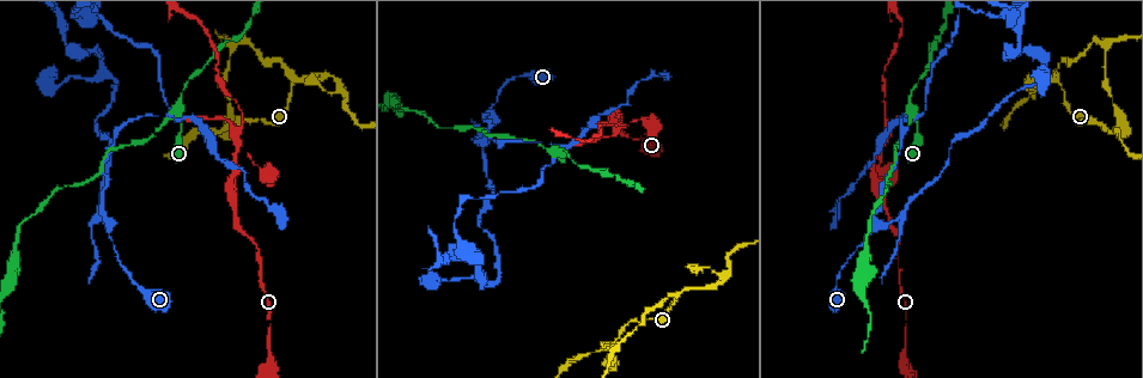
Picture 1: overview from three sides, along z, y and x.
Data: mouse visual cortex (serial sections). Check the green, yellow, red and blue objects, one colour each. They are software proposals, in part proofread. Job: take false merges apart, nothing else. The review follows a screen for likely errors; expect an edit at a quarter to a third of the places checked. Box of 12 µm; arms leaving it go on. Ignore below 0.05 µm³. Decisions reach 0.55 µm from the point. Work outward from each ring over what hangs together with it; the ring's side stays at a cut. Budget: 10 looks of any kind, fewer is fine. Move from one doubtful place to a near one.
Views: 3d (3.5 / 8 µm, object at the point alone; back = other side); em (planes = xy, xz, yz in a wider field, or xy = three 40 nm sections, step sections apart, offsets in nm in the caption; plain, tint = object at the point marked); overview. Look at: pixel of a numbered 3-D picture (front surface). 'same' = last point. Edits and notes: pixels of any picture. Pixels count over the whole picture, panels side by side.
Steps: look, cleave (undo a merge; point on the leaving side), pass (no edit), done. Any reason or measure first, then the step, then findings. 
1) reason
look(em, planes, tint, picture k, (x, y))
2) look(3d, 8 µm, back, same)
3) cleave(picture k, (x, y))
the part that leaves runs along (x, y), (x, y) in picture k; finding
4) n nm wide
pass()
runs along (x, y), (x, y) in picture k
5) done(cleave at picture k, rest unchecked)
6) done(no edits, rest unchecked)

narrows sharply
look(3d, 3.5 µm, picture 1, (620, 119))

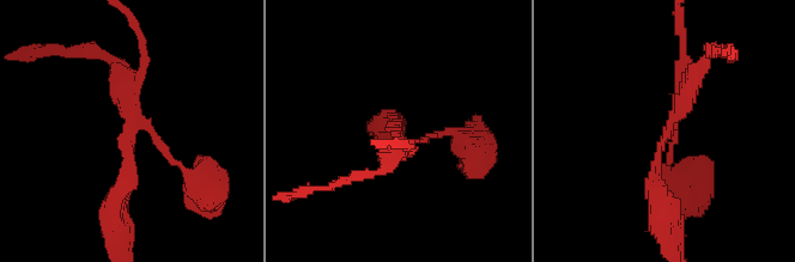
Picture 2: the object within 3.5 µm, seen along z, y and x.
look(em, xy, step 2, tint, picture 2, (397, 133))

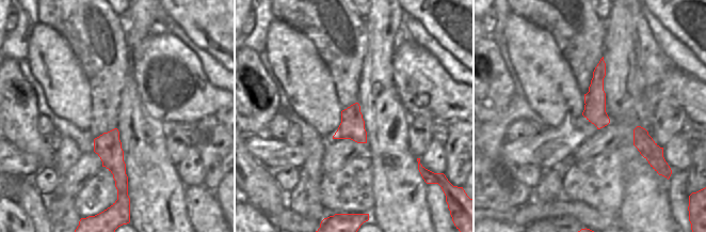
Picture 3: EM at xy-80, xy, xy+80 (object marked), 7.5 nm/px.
cleave(picture 2, (102, 55))
a second cell is stuck on

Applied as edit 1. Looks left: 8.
a fork
look(3d, 8 µm, picture 1, (875, 224))

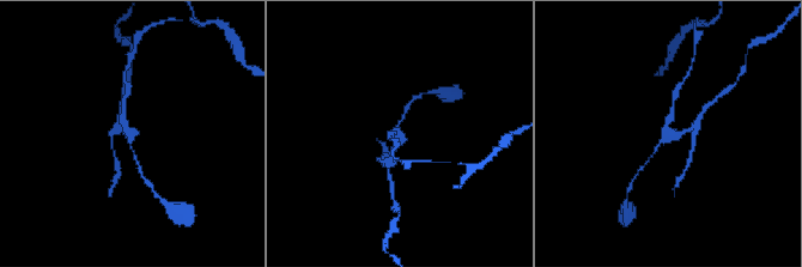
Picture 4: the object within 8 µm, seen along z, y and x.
zoom in
look(3d, 3.5 µm, picture 4, (671, 135))

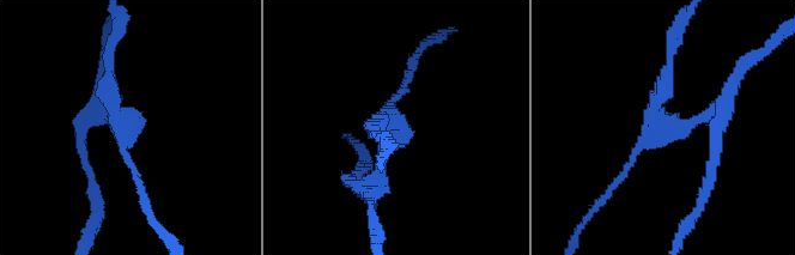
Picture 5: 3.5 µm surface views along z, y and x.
look(em, xy, step 2, tint, picture 5, (659, 124))

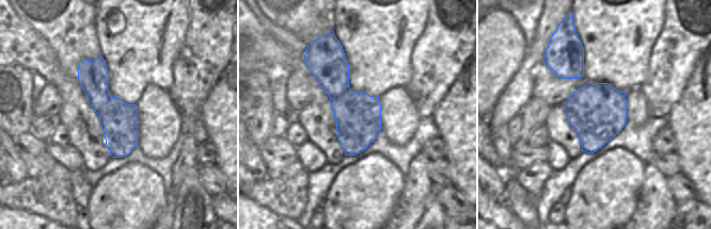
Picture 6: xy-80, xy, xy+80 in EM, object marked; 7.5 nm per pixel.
cleave(picture 5, (702, 116))
the part that leaves runs along (645, 143), (660, 125), (718, 110), (734, 84) in picture 5; a second cell is stuck on

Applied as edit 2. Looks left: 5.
look(overview)

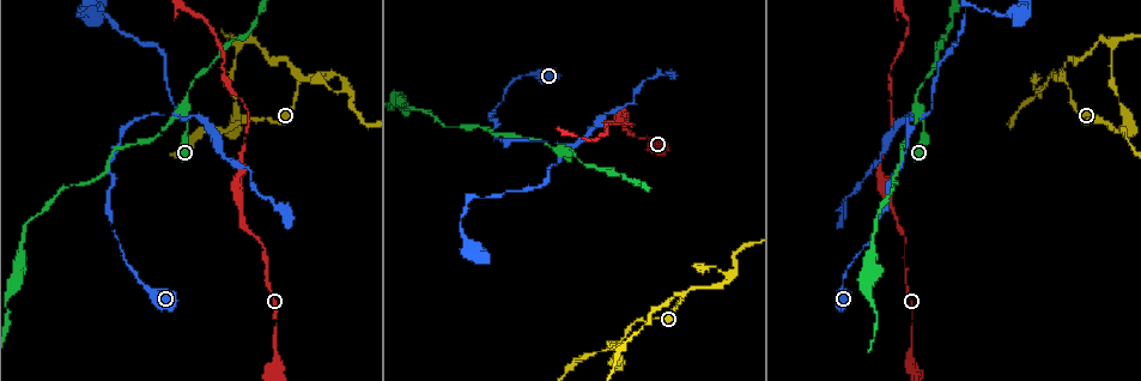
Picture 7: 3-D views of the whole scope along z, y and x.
look(3d, 3.5 µm, picture 7, (1059, 77))

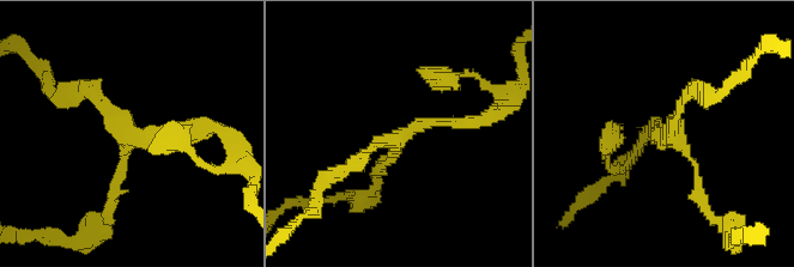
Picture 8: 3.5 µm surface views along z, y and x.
need the tissue
look(em, xy, step 1, tint, picture 8, (126, 138))

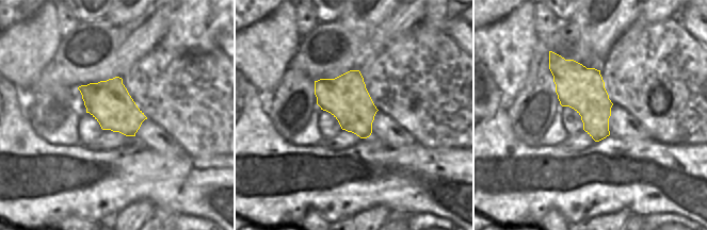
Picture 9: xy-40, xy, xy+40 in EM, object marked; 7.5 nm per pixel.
pass()
runs along (111, 205), (127, 127), (79, 95) in picture 8; all the same cell

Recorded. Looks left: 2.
two arms in line, one across
look(em, xy, step 3, tint, picture 7, (1110, 44))

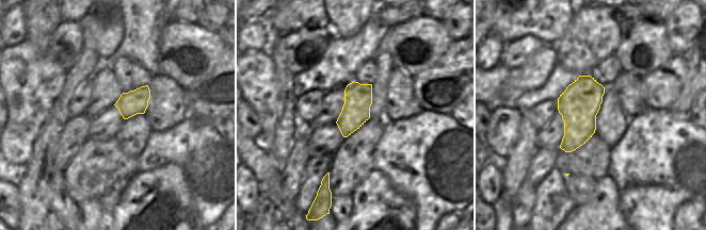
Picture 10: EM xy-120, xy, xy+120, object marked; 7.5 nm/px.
look(3d, 3.5 µm, same)

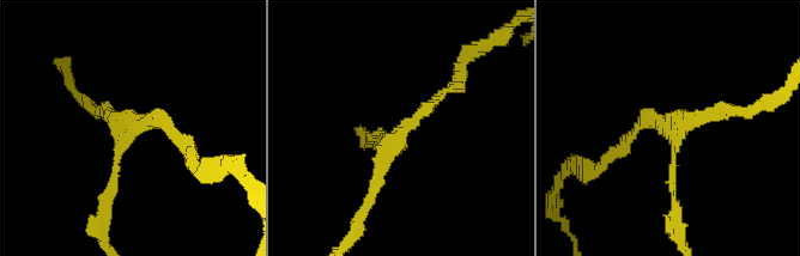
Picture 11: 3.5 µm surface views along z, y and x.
pass()
runs along (458, 81), (395, 138), (380, 134) in picture 11; all the same cell

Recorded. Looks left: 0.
done(cleave at picture 2, cleave at picture 5, rest unchecked)

